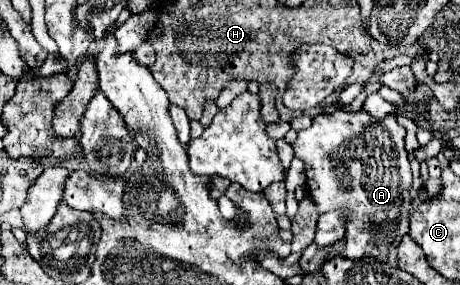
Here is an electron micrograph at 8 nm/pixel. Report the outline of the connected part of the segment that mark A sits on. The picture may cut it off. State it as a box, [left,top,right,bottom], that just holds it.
[293,109,413,267]

